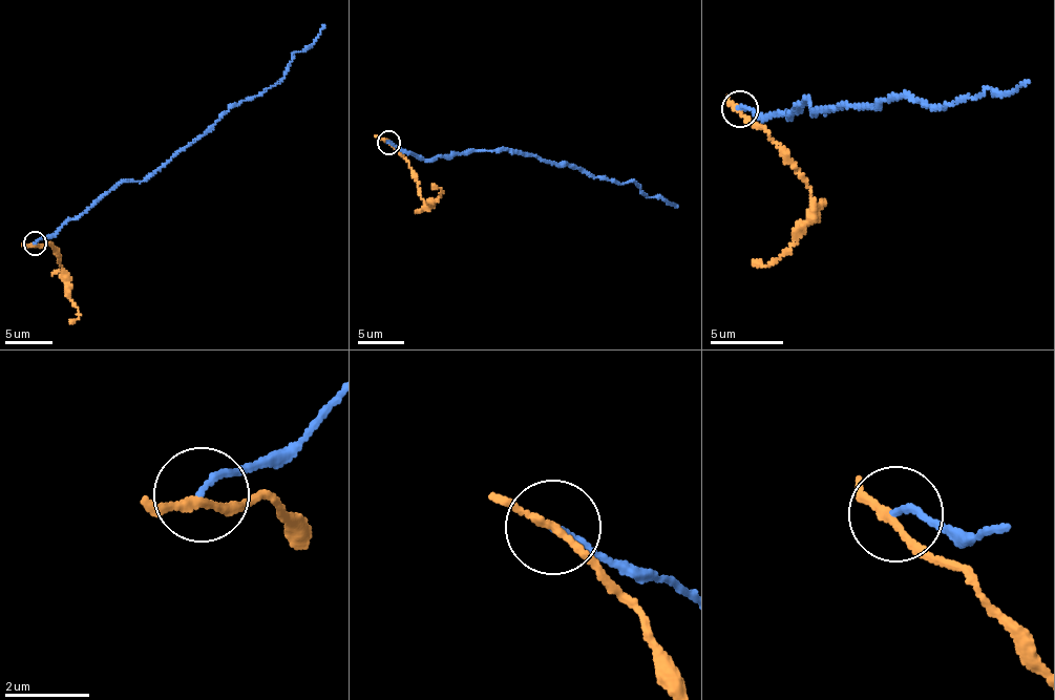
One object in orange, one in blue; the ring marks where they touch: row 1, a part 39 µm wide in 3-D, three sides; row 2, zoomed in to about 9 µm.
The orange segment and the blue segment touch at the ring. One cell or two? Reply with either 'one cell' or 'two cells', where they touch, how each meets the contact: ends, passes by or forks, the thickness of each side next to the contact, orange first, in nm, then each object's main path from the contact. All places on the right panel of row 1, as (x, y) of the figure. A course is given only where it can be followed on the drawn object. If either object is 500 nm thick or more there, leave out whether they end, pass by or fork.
two cells | (740, 108) | orange passes by | blue ends | 160/140 nm | orange via (737, 108), (773, 140), (810, 192), (810, 215), (780, 256), (765, 267), (753, 263) | blue via (741, 108), (766, 120), (808, 99), (811, 115), (901, 96), (940, 109), (1029, 82)

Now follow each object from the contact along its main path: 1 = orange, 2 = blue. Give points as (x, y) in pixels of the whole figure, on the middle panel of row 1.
1: (388, 141), (408, 165), (425, 206), (441, 195), (441, 190), (433, 185)
2: (388, 143), (425, 160), (473, 151), (517, 151), (618, 183), (632, 181), (647, 195), (677, 207)

